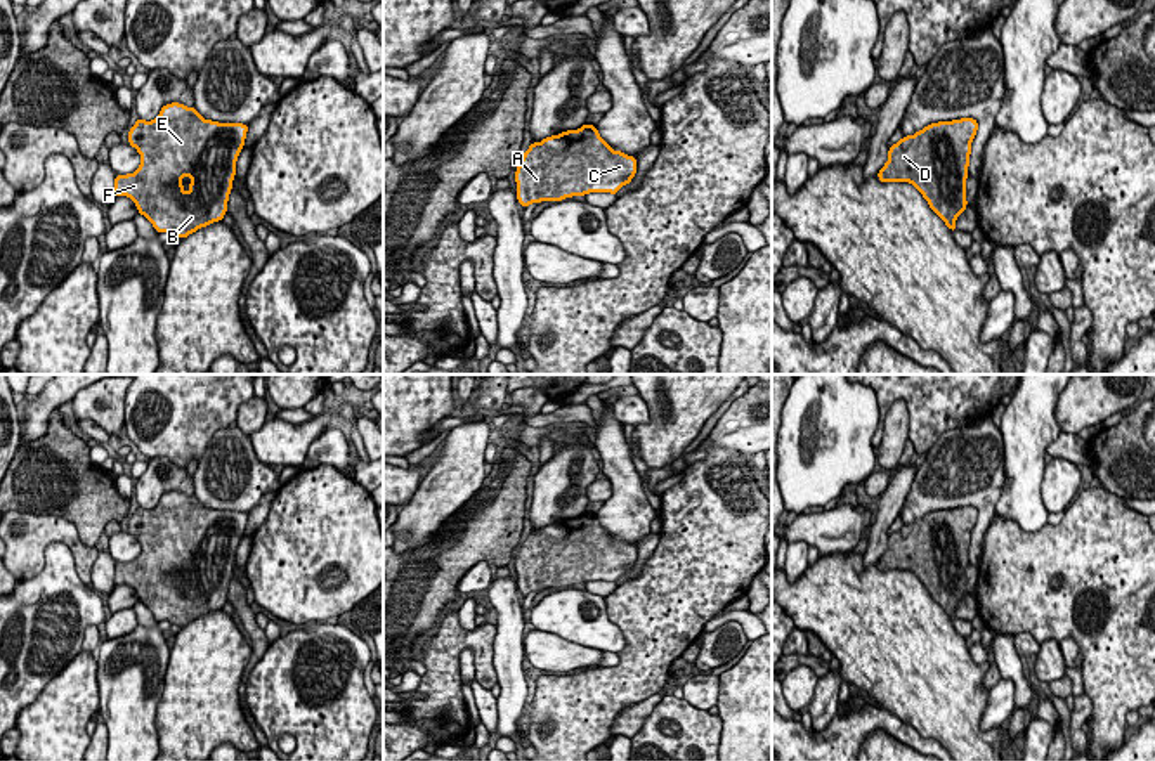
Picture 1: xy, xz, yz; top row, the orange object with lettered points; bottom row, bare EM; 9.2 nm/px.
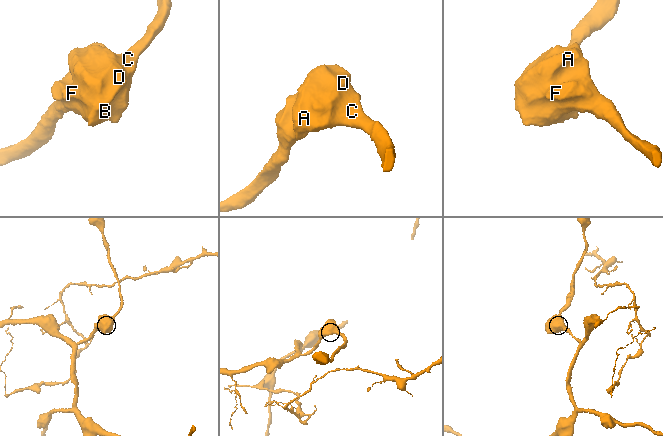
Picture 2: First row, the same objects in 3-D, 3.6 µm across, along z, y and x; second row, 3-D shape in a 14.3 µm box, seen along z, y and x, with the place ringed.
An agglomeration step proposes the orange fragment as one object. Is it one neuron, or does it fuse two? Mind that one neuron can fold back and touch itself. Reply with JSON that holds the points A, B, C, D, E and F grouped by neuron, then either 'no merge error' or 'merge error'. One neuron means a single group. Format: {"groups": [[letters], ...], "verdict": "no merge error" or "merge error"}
{"groups": [["A", "B", "C", "D", "E", "F"]], "verdict": "no merge error"}

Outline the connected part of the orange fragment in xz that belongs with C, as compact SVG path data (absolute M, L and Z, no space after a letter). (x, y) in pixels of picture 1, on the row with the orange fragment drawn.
M584 123L529 146L515 172L517 199L527 208L590 192L617 194L636 168L635 156L614 151L597 127Z

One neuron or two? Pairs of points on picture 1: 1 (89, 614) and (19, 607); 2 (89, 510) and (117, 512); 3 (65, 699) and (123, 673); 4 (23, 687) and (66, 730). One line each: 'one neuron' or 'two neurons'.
1: one neuron
2: one neuron
3: two neurons
4: two neurons

